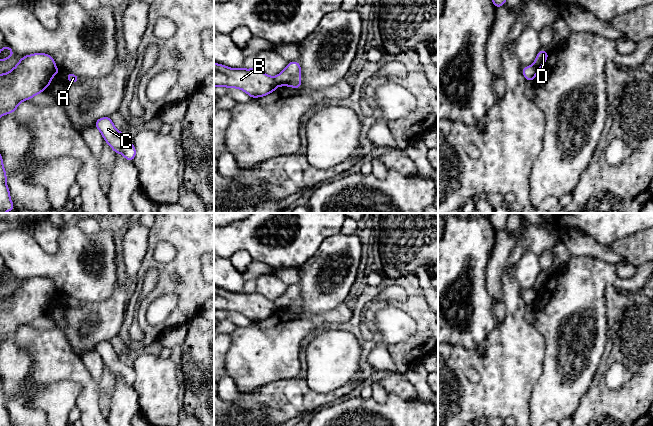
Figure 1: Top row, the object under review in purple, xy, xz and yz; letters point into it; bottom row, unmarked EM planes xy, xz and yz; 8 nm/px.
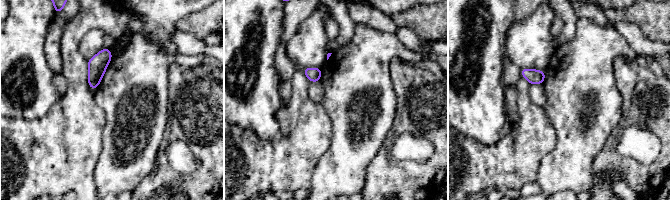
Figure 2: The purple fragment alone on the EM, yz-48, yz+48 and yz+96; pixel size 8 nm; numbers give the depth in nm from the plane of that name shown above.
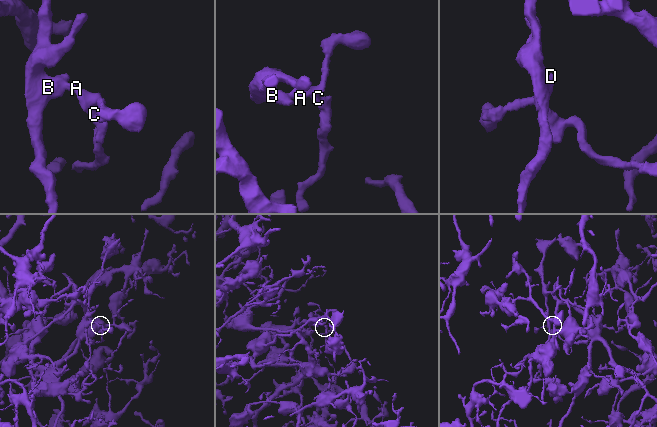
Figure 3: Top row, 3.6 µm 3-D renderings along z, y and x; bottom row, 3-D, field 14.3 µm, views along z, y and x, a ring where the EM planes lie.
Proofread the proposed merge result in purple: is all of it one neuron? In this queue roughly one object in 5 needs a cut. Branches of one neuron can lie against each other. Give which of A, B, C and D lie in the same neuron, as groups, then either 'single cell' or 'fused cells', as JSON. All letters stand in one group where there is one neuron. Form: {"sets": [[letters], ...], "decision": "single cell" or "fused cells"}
{"sets": [["A", "C"], ["B", "D"]], "decision": "fused cells"}

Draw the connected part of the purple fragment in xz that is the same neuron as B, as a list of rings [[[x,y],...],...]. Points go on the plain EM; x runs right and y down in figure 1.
[[[214,286],[214,311],[238,312],[251,322],[263,321],[275,315],[273,301],[259,293],[233,293]]]

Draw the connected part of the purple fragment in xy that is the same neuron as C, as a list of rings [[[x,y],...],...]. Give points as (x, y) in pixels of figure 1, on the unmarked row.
[[[110,341],[99,342],[94,350],[99,353],[104,365],[110,369],[115,378],[119,376],[126,384],[134,384],[136,373],[133,367],[125,362],[124,356],[120,356],[115,352]]]

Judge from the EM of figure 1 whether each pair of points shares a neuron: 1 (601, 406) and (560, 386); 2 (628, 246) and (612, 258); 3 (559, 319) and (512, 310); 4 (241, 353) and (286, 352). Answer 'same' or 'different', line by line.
1: different
2: different
3: different
4: same

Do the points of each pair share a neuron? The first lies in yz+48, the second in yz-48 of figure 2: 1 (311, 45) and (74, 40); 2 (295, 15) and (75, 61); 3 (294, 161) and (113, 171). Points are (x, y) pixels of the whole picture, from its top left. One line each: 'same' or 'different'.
1: different
2: different
3: different

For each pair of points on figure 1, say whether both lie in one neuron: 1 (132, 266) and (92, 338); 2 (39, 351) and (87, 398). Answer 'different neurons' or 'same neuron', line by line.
1: same neuron
2: same neuron

